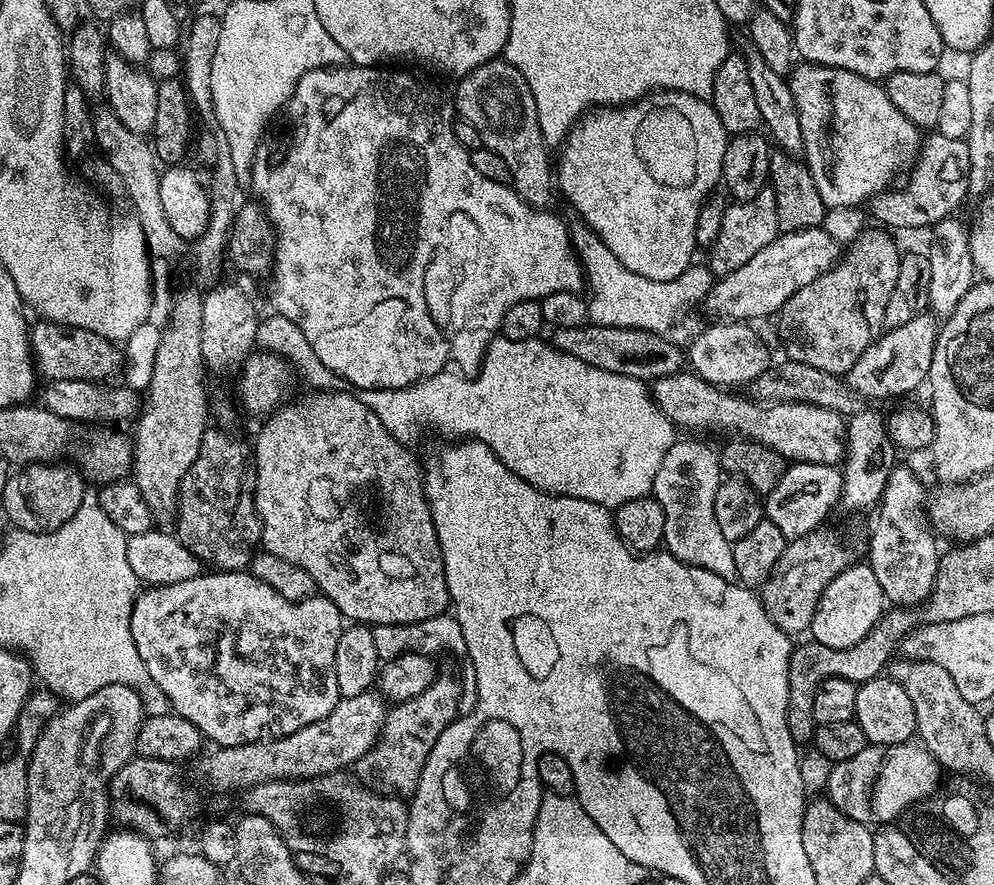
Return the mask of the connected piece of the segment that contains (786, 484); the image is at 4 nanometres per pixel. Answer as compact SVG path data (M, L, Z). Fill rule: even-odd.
M797 464L785 467L778 486L767 493L763 501L767 519L782 530L782 534L789 540L797 540L816 531L825 523L824 519L840 502L840 491L844 481L841 469L834 464Z

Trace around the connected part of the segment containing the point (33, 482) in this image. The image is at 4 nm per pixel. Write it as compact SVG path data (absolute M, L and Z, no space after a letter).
M64 463L26 464L17 467L9 475L2 504L13 529L22 532L56 532L63 524L70 522L70 518L74 518L78 506L82 506L84 501L86 480L71 463Z

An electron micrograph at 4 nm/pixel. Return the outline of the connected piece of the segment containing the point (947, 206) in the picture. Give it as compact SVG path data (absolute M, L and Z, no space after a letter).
M939 134L925 135L920 149L920 159L908 178L908 185L901 192L885 190L872 197L871 219L878 220L876 222L888 230L897 230L896 228L928 230L939 220L949 219L955 213L952 211L963 200L969 199L970 150L967 139L946 138Z

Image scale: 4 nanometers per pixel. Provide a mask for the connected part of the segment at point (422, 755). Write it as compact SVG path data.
M440 674L437 675L436 680L433 682L433 684L431 684L429 688L427 688L426 690L422 690L422 694L418 694L418 698L410 698L406 702L395 705L395 707L393 707L391 711L387 713L384 722L384 731L381 732L379 740L377 740L376 744L372 747L372 750L370 752L367 752L365 756L363 756L363 758L356 761L354 765L354 775L356 779L359 780L361 784L367 784L369 788L373 790L379 790L385 794L391 794L394 796L399 796L401 798L411 797L412 793L416 791L416 787L418 786L418 782L420 781L420 775L422 774L422 770L426 766L426 758L430 754L430 750L434 750L434 742L438 742L438 734L442 734L442 730L446 730L446 726L450 726L450 722L454 719L457 719L459 710L460 685L461 681L457 679L455 675L454 677L452 677Z

